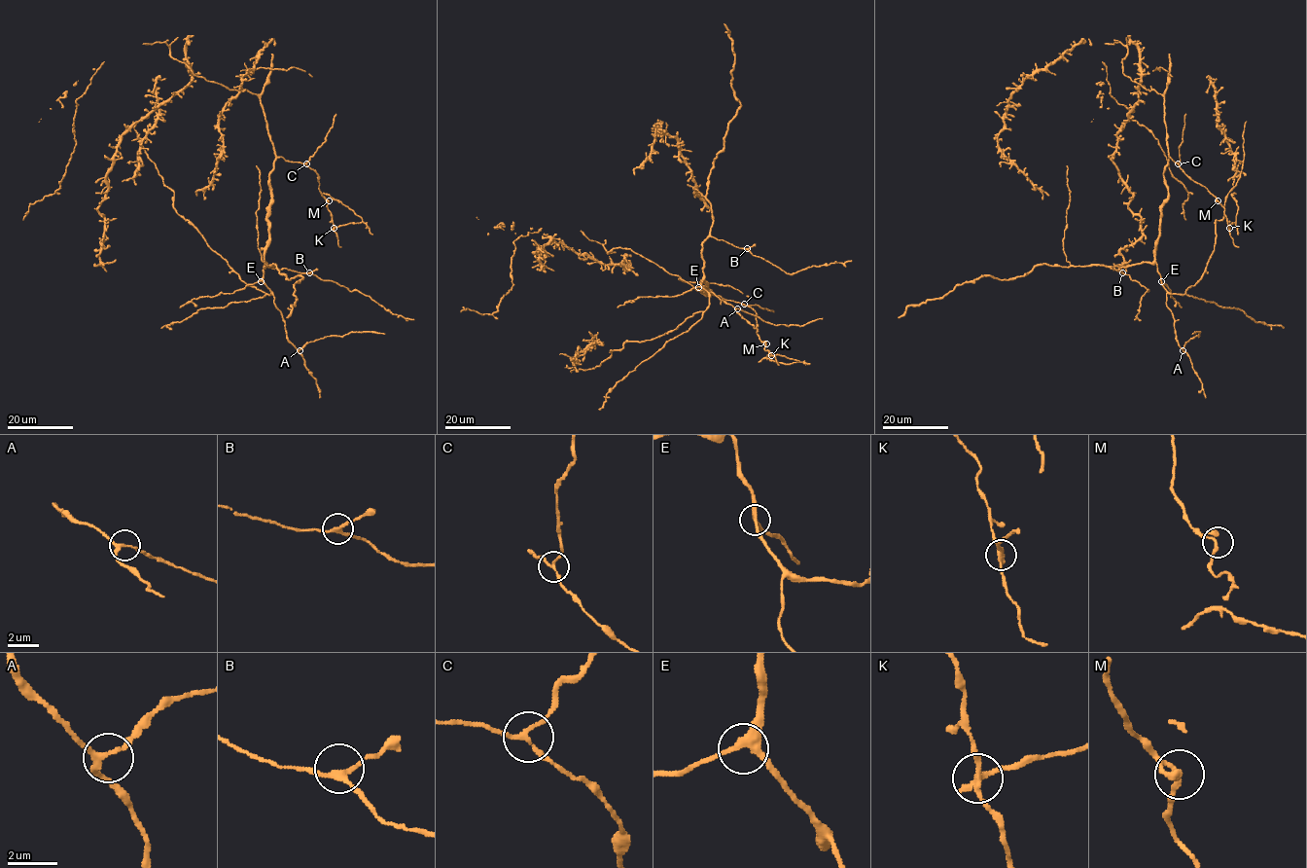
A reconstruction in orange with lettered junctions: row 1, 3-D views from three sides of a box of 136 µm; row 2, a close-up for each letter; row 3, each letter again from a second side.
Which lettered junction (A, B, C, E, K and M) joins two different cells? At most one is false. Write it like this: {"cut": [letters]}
{"cut": ["K"]}

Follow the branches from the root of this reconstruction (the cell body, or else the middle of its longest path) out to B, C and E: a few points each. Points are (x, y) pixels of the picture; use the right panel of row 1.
B: (1163, 180), (1167, 198), (1161, 208), (1160, 235), (1154, 260), (1111, 268), (1122, 272)
C: (1163, 180), (1168, 158), (1178, 163)
E: (1163, 180), (1167, 198), (1161, 208), (1160, 235), (1155, 249), (1161, 281)

